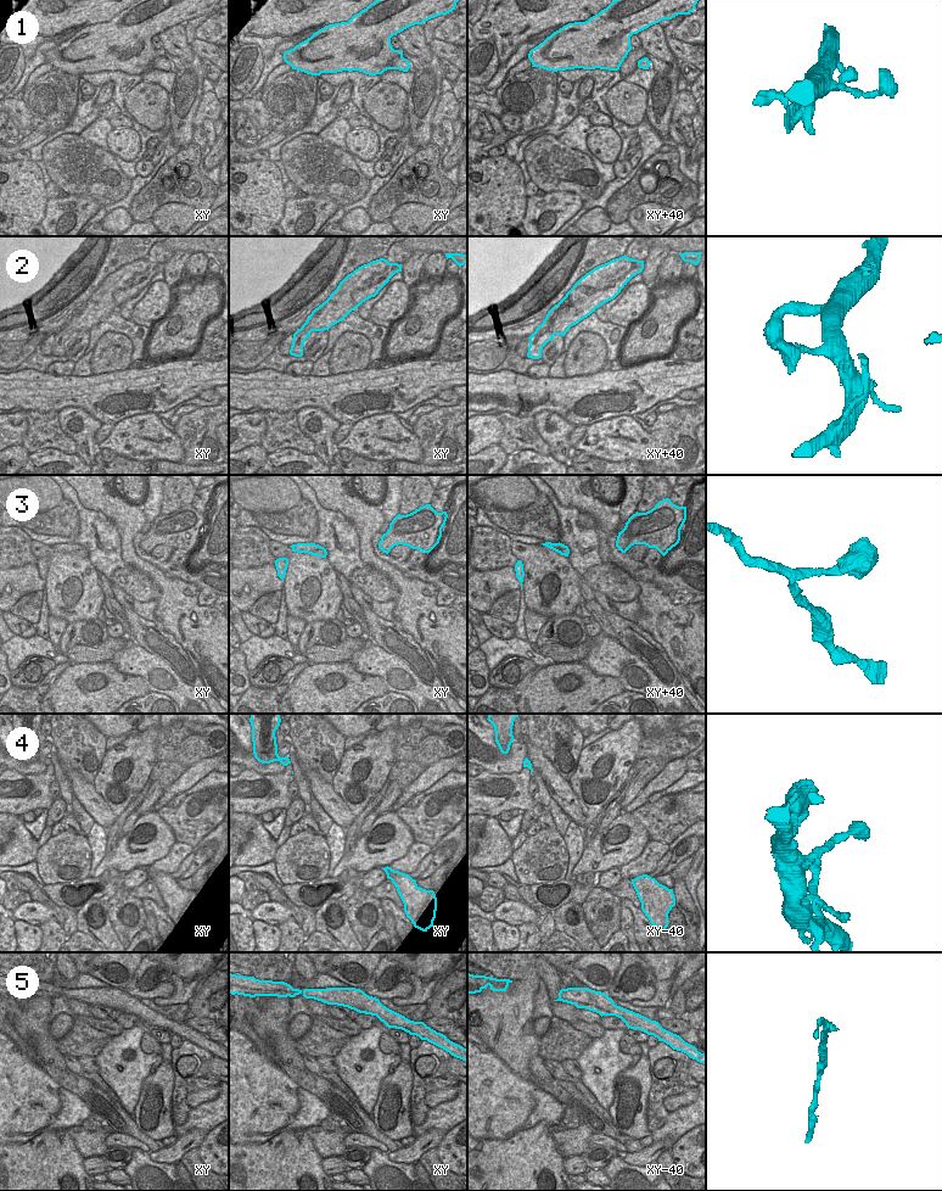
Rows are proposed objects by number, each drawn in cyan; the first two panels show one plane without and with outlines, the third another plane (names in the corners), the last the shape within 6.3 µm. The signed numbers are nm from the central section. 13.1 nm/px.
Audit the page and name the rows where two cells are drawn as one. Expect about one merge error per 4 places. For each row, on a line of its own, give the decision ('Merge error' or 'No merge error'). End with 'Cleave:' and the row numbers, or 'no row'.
1: No merge error
2: No merge error
3: No merge error
4: No merge error
5: No merge error
Cleave: no row.

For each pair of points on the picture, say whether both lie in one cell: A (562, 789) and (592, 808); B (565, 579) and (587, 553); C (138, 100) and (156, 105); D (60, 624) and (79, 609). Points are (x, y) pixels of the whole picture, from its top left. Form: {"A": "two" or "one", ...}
{"A": "two", "B": "two", "C": "one", "D": "two"}

